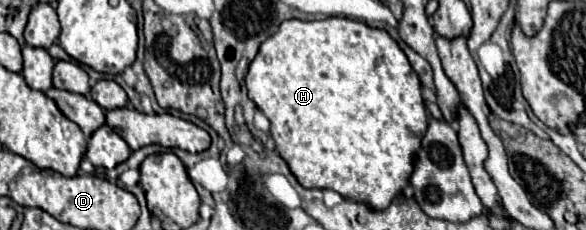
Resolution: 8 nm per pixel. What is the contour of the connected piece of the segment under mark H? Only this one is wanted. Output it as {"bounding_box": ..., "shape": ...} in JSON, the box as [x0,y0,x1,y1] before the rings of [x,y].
{"bounding_box":[245,16,427,210],"shape":[[[331,16],[325,20],[287,20],[259,46],[259,54],[245,76],[249,98],[271,122],[271,136],[281,158],[305,188],[331,188],[343,198],[385,210],[407,186],[413,154],[427,130],[421,80],[397,42],[365,22]]]}

